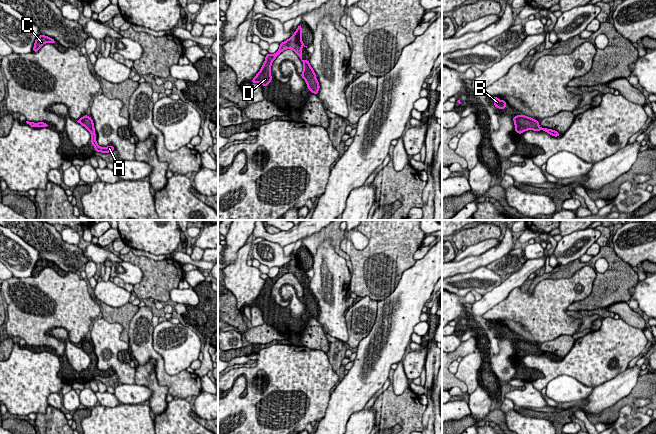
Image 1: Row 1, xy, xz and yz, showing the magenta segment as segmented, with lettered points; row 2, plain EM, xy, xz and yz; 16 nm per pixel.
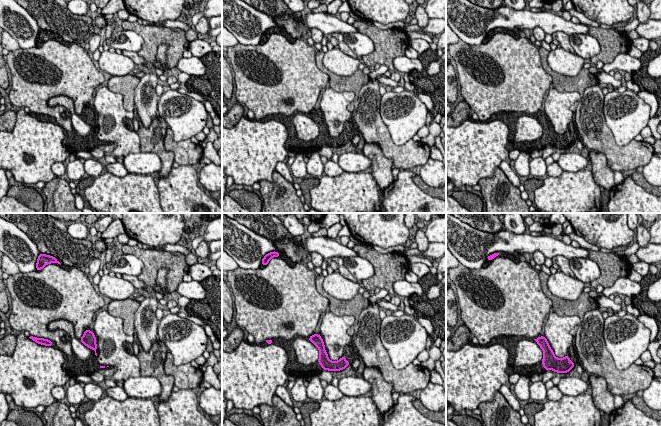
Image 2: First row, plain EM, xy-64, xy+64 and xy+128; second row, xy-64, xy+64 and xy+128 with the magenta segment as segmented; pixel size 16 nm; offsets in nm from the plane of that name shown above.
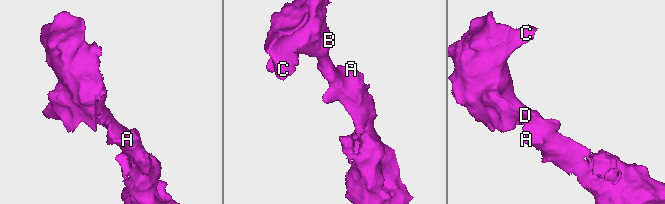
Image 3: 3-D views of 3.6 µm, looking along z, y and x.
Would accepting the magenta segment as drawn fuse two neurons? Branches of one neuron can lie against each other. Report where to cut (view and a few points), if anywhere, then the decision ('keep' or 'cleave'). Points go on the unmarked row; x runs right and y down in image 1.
no cut; keep

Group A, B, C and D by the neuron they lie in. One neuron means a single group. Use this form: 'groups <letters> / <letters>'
groups A B C D

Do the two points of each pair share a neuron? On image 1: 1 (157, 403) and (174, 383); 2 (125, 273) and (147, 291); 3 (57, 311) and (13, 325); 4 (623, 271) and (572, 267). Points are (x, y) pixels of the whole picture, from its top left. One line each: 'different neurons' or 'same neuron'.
1: different neurons
2: different neurons
3: same neuron
4: same neuron

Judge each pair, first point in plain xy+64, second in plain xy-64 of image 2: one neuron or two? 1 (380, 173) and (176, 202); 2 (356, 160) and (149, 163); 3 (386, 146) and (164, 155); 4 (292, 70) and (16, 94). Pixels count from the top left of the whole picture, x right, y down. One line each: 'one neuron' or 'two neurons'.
1: two neurons
2: one neuron
3: two neurons
4: one neuron

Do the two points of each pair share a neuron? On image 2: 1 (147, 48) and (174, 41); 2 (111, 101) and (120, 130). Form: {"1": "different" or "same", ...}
{"1": "same", "2": "same"}

